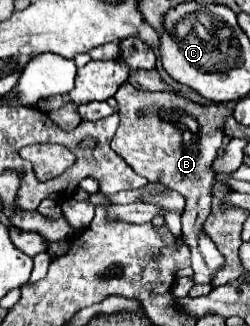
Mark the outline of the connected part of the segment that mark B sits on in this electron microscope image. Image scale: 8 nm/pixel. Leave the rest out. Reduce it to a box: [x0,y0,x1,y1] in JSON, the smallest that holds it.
[111,83,231,283]

